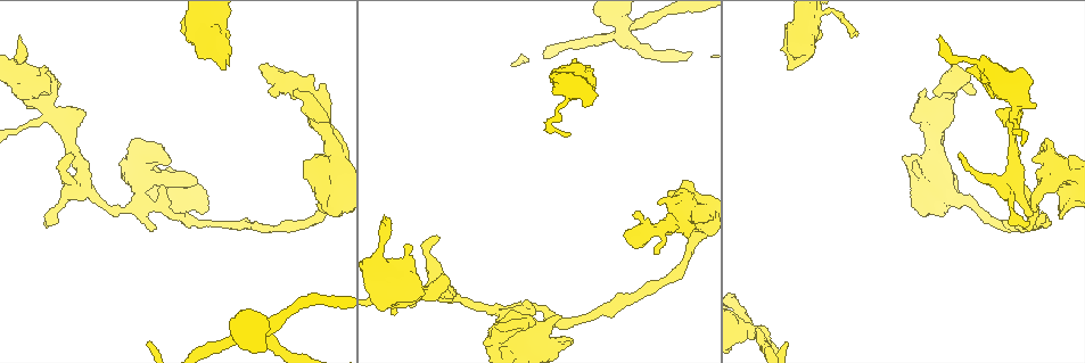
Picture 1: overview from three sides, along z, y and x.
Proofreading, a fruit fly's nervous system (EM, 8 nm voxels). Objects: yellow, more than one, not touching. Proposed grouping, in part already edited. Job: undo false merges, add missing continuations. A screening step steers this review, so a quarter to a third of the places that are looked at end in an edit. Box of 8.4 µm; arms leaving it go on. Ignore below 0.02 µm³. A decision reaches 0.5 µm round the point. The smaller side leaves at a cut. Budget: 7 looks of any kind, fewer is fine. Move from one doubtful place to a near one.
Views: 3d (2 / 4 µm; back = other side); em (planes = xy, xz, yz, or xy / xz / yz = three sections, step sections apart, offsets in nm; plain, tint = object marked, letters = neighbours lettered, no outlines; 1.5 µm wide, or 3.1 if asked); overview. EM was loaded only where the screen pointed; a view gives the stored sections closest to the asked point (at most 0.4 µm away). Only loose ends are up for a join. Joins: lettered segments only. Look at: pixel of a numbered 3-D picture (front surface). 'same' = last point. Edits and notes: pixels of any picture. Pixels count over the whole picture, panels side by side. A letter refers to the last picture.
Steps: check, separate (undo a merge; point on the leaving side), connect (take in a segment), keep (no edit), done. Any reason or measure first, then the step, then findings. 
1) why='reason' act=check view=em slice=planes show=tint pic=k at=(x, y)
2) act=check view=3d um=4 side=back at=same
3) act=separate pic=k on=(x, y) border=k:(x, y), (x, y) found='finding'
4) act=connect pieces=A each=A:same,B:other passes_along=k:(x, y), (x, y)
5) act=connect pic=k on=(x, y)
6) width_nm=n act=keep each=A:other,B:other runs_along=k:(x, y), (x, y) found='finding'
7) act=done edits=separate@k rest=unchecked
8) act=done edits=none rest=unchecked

why='thick turns thin' act=check view=3d um=4 pic=1 at=(621, 22)

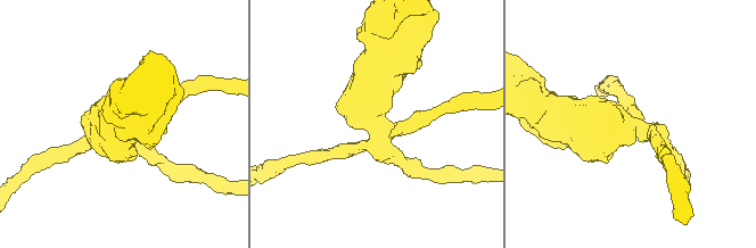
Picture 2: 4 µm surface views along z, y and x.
why='need the tissue' act=check view=em slice=xz step=4 show=letters pic=2 at=(378, 127)

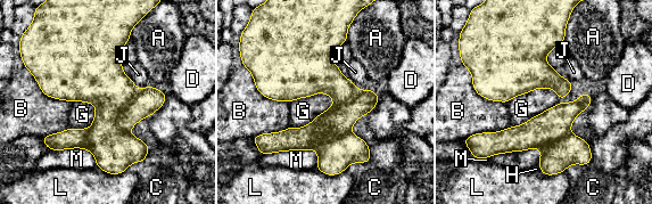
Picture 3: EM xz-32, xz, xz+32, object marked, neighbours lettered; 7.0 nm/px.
width_nm=130 longest_contact=G:360nm act=separate pic=3 on=(340, 120) each=A:other,B:other,C:other,D:other,G:other,H:other,J:other,L:other,M:other found='a second cell is stuck on'

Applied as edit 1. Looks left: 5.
act=check view=overview

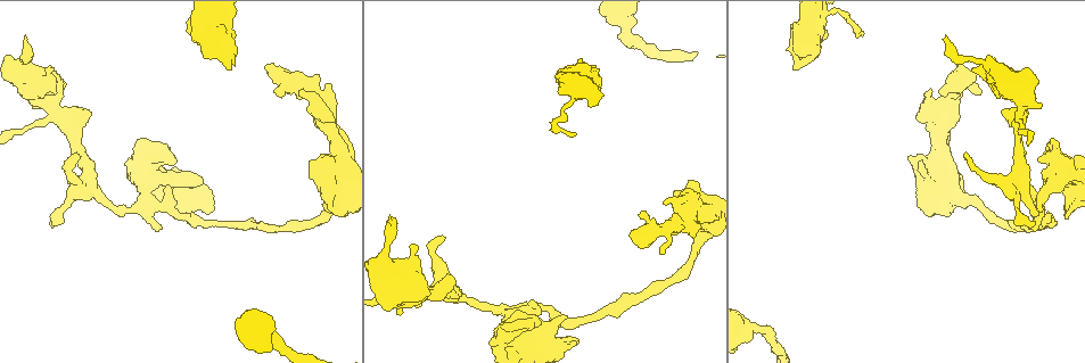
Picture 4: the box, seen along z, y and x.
act=check view=em slice=planes show=letters pic=4 at=(1034, 227)

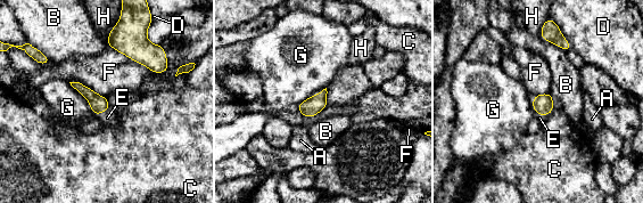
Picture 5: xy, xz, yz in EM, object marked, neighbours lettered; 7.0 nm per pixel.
longest_contact=F:360nm act=connect pieces=E each=A:other,B:other,C:other,D:other,E:same,F:other,G:other,H:other passes_along=5:(98, 104), (102, 111), (107, 118) found='the cell continues'

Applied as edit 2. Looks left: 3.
why='thin end' act=check view=em slice=yz step=8 show=tint pic=4 at=(862, 33)

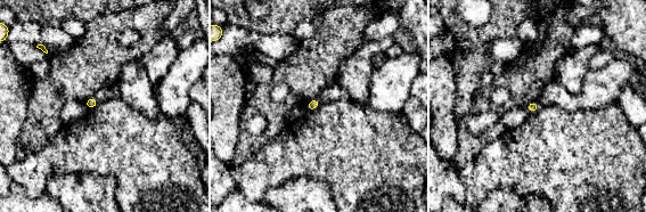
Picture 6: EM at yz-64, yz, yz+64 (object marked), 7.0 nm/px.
act=check view=em slice=planes show=letters at=same

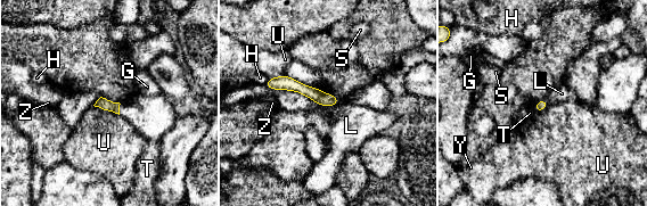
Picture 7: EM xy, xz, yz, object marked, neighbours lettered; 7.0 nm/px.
act=keep each=G:other,H:other,L:other,S:other,T:other,U:other,Y:other,Z:other found='no lettered segment goes on from it'

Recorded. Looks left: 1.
act=done edits=separate@3,connect@5 rest=unchecked

